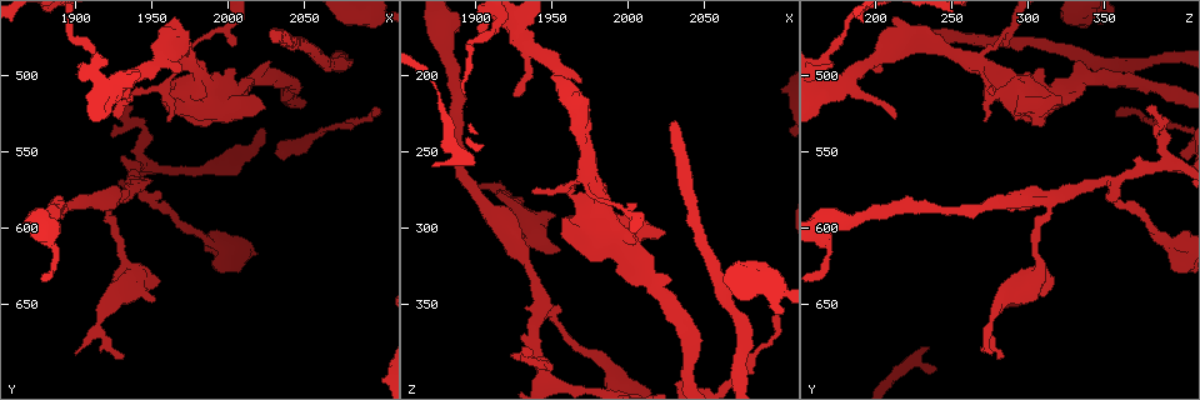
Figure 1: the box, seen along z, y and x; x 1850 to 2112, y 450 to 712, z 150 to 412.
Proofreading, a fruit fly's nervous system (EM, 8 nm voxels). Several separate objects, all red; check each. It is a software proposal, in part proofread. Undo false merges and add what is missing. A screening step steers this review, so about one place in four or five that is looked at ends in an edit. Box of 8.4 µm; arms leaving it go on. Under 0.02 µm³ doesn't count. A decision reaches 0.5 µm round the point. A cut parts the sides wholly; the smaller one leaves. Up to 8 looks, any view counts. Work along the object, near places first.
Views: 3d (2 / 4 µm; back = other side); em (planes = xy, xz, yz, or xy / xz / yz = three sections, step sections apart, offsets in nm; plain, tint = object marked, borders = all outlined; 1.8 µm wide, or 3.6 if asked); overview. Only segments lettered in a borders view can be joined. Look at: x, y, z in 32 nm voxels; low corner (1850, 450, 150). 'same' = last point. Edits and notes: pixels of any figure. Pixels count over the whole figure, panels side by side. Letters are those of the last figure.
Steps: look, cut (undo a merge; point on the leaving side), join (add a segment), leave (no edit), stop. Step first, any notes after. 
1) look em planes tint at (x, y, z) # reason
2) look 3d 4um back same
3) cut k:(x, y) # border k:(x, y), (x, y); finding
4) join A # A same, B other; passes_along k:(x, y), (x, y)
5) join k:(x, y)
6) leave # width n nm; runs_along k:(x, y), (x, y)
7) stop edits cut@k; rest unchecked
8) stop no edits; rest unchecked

look em planes borders at (1972, 490, 266) # calibre changes

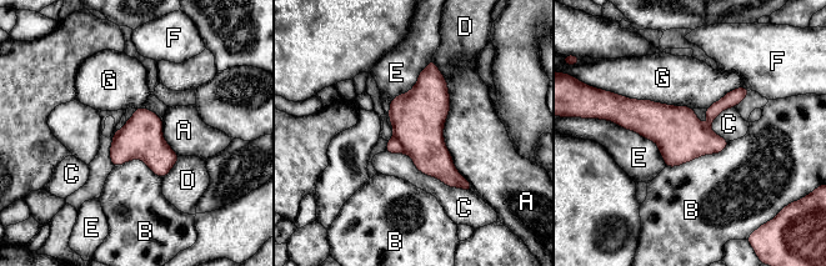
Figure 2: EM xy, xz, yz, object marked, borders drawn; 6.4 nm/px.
leave # width 280 nm; A other, B other, C other, D other, E other, F other, G other; border 2:(385, 151), (470, 191); all the same cell

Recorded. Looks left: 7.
look em 3.6um yz step 16 tint at (1942, 568, 352) # abrupt turn

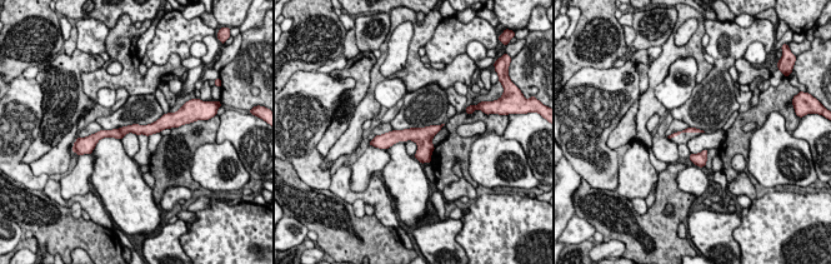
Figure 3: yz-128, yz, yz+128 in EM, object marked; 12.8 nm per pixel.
look em 3.6um planes borders same

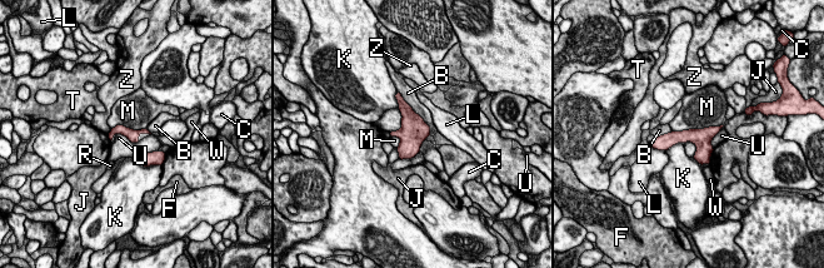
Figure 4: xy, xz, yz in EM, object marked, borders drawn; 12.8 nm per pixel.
leave # longest_contact B 700 nm; B other, C other, F other, J other, K other, L other, M other, R other, T other, U other, W other, Z other; border 4:(723, 124), (673, 132); one cell here

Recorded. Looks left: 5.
look em planes borders at (2030, 480, 230) # an open end

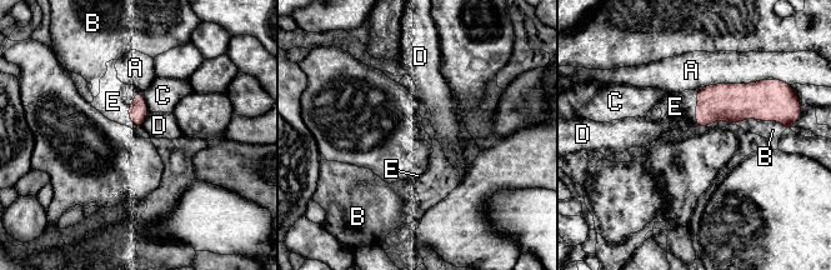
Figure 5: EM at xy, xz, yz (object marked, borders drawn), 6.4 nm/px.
join E # width 110 nm; longest_contact B 320 nm; A other, B other, C other, D other, E same; the cell continues

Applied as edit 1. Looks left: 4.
stop edits join@5; rest unchecked

